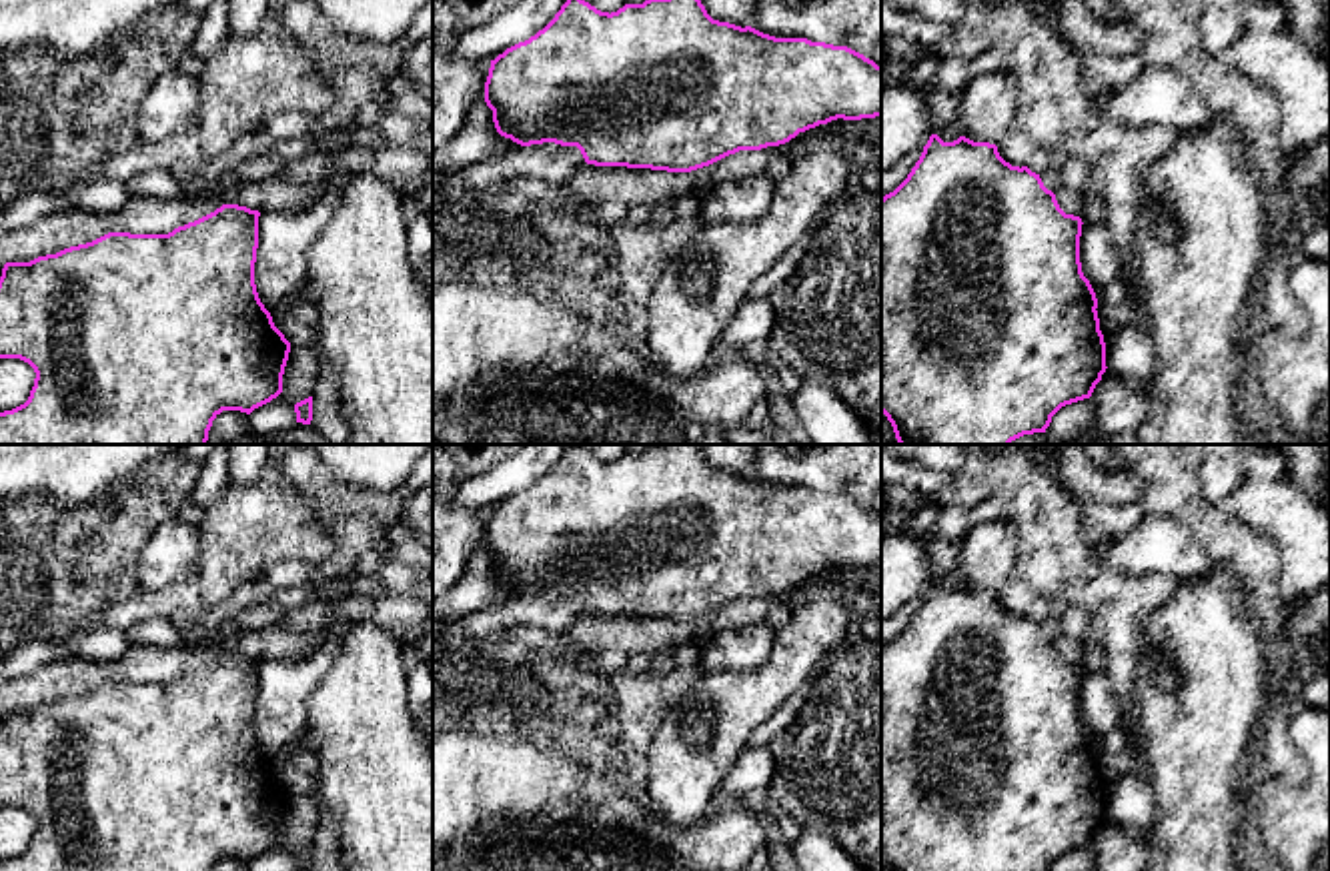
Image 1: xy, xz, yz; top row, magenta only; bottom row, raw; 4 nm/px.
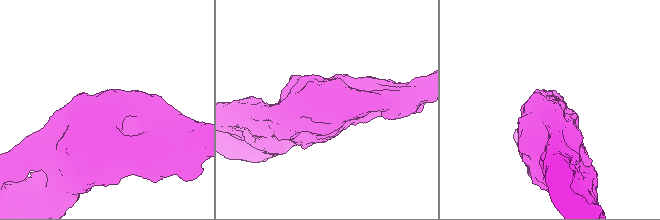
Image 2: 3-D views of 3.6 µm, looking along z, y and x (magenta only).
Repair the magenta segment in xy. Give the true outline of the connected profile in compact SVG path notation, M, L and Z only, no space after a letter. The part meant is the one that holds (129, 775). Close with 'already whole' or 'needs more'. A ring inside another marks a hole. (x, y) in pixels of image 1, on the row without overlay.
M222 653L214 661L168 683L108 681L92 691L38 705L30 711L6 711L0 725L0 807L28 811L36 827L28 849L0 861L0 871L212 871L222 859L250 863L254 857L276 847L282 841L290 791L274 775L270 761L256 741L258 665L258 659Z; already whole

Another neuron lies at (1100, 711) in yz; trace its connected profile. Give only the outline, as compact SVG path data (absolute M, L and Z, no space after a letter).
M1082 673L1080 711L1094 741L1122 727L1120 703L1106 673Z

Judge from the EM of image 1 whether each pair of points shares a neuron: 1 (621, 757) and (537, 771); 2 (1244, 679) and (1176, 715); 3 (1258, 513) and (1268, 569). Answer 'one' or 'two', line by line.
1: one
2: one
3: two

